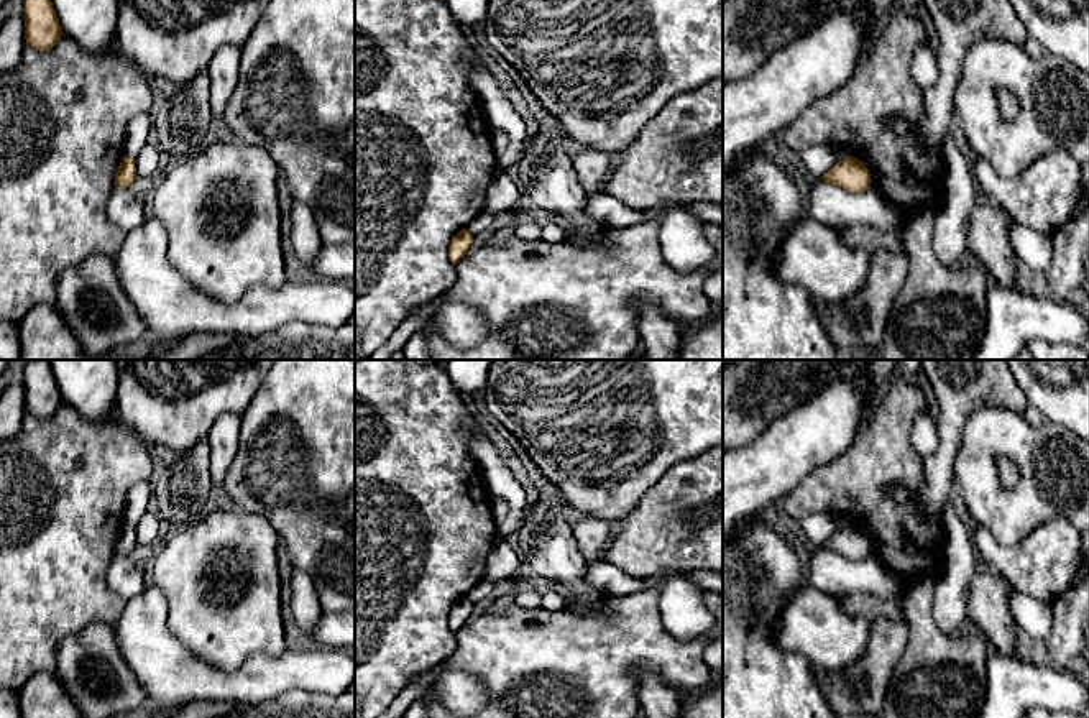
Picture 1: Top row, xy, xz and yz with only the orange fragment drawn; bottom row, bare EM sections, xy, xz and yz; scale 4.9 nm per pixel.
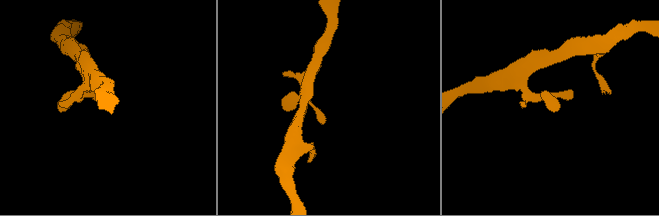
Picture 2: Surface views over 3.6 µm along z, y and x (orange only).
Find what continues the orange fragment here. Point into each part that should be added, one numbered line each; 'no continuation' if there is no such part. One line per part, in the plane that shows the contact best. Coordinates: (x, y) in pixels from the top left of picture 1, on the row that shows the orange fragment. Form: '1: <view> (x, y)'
no continuation

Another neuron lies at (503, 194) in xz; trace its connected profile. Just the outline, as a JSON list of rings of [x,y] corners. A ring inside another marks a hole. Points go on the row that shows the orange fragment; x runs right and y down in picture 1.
[[[499,173],[486,191],[485,212],[491,215],[508,210],[517,212],[524,205],[526,199],[514,181],[506,173]]]

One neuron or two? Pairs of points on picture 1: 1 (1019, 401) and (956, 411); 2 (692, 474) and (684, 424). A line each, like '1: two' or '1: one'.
1: one
2: two

